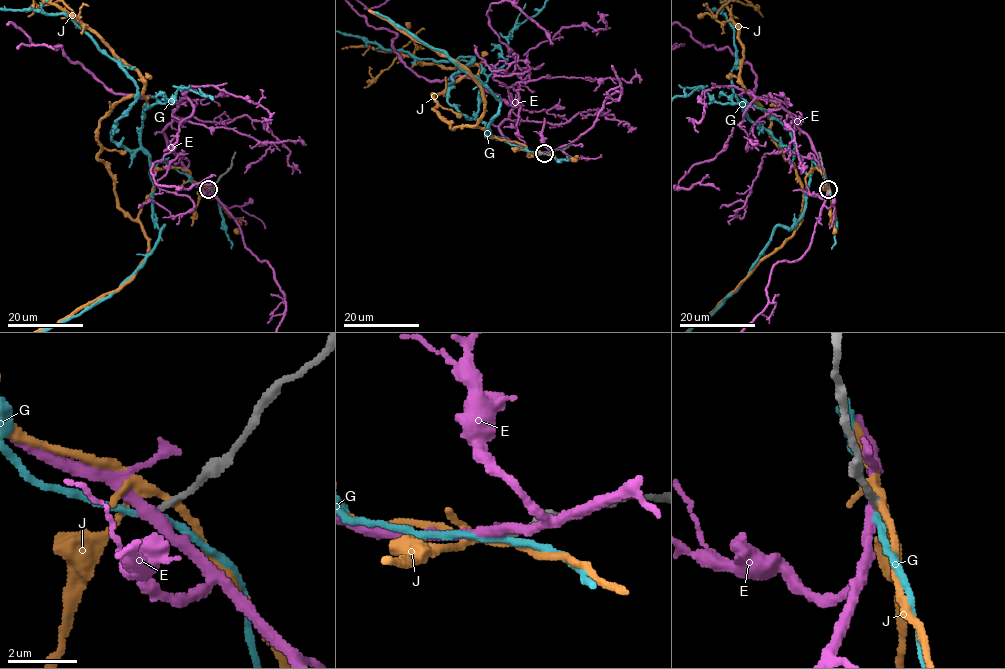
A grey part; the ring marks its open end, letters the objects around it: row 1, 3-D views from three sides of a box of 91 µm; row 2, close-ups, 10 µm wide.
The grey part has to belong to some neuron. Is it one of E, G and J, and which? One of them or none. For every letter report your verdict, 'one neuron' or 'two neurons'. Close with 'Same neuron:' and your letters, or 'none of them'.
E: two neurons
G: two neurons
J: two neurons
Same neuron: none of them

